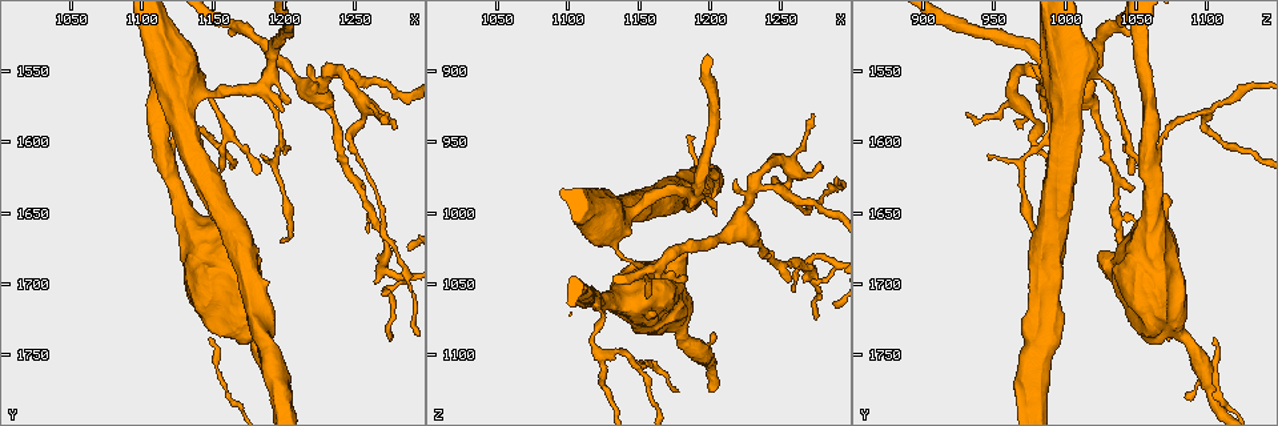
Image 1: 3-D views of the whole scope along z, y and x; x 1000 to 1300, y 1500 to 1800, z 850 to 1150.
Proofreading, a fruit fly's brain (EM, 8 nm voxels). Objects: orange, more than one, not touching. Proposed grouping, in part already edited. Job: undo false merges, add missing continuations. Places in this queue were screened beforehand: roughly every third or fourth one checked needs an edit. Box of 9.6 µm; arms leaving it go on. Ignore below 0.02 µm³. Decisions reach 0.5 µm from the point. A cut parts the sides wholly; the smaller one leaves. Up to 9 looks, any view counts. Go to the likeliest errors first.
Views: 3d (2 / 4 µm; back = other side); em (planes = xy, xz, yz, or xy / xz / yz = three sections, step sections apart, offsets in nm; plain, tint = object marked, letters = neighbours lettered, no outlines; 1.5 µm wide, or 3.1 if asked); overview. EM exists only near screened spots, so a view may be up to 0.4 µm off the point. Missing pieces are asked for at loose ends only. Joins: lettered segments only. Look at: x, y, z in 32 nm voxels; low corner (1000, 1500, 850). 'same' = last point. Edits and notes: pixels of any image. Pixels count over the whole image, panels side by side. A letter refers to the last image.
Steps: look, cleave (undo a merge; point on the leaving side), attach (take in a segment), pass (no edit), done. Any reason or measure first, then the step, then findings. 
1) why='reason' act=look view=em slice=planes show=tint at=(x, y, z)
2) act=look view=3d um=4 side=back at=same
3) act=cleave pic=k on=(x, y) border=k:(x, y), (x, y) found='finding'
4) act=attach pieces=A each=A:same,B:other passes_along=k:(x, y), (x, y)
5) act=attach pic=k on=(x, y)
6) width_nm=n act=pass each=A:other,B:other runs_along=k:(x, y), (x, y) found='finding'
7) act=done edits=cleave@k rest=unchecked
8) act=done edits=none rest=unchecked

why='free end' act=look view=3d um=4 side=back at=(1184, 1622, 1046)

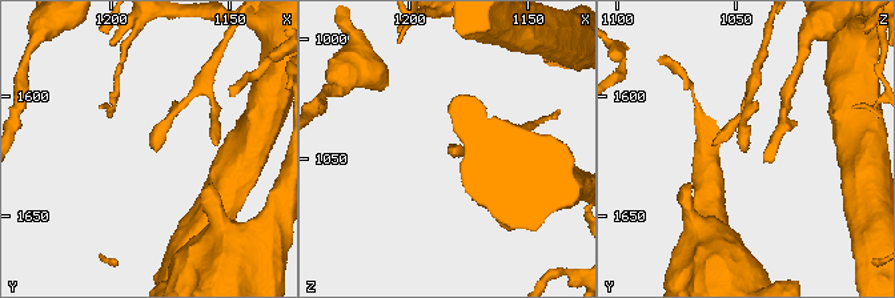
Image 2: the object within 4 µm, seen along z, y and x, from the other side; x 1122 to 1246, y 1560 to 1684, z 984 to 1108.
why='need the tissue' act=look view=em slice=planes show=letters at=(1183, 1620, 1046)

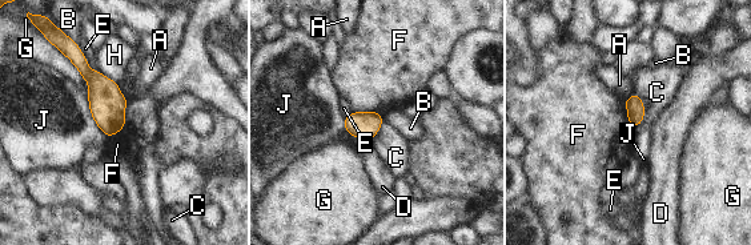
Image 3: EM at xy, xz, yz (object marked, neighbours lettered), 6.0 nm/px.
longest_contact=J:280nm act=pass each=A:other,B:other,C:other,D:other,E:other,F:other,G:other,H:other,J:other found='no lettered segment goes on from it'

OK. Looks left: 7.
why='thin end' act=look view=3d um=4 at=(1274, 1738, 1076)

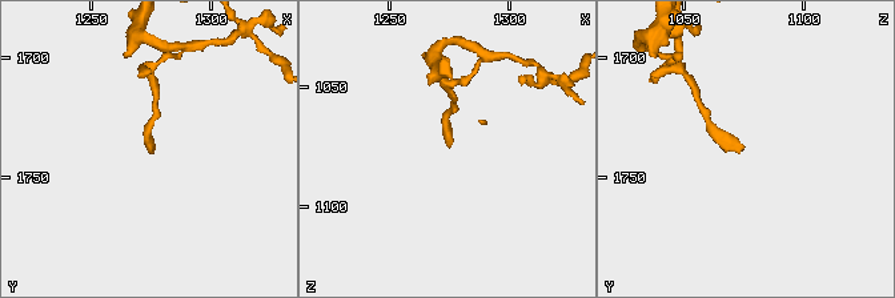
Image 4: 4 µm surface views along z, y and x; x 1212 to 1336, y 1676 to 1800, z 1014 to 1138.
act=look view=em slice=yz step=4 show=letters at=(1274, 1737, 1075)

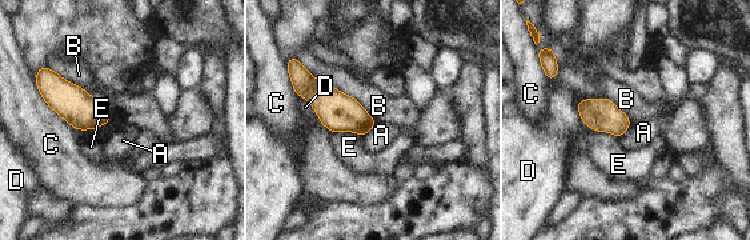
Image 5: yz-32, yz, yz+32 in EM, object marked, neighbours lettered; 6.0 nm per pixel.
act=look view=em slice=planes show=letters at=same

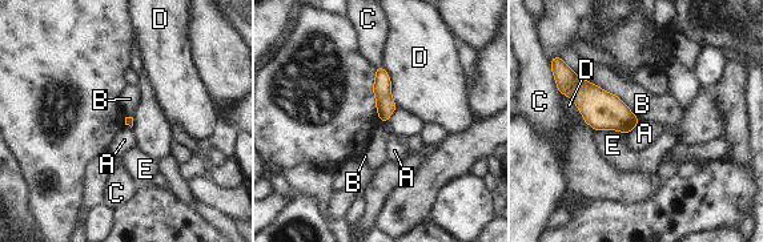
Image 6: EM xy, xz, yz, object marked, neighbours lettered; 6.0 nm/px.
act=pass each=A:other,B:other,C:other,D:other,E:other border=6:(599, 85), (613, 92), (641, 121) found='none of them fits'

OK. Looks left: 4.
why='three-way junction' act=look view=3d um=2 at=(1230, 1550, 982)

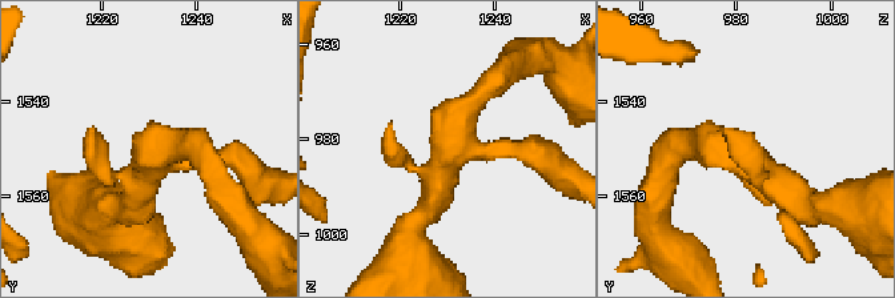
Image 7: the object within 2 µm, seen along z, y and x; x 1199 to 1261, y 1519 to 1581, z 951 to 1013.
act=look view=em slice=xy step=8 show=tint at=(1230, 1552, 981)

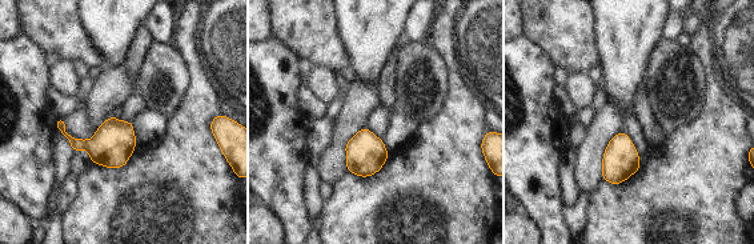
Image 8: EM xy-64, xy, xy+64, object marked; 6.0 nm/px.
act=look view=em slice=planes show=letters at=same

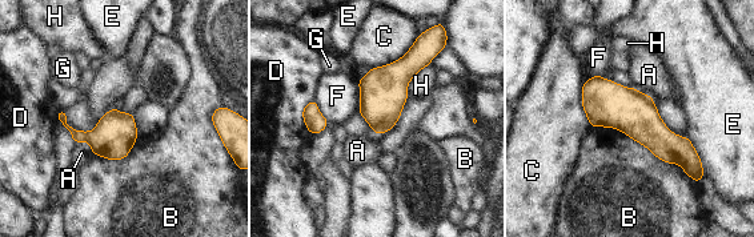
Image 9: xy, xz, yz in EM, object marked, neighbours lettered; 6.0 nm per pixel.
act=pass each=A:other,B:other,C:other,D:other,E:other,F:other,G:other,H:other runs_along=9:(585, 87), (630, 111), (694, 168) found='one neuron here'

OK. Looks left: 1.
act=done edits=none rest=unchecked

